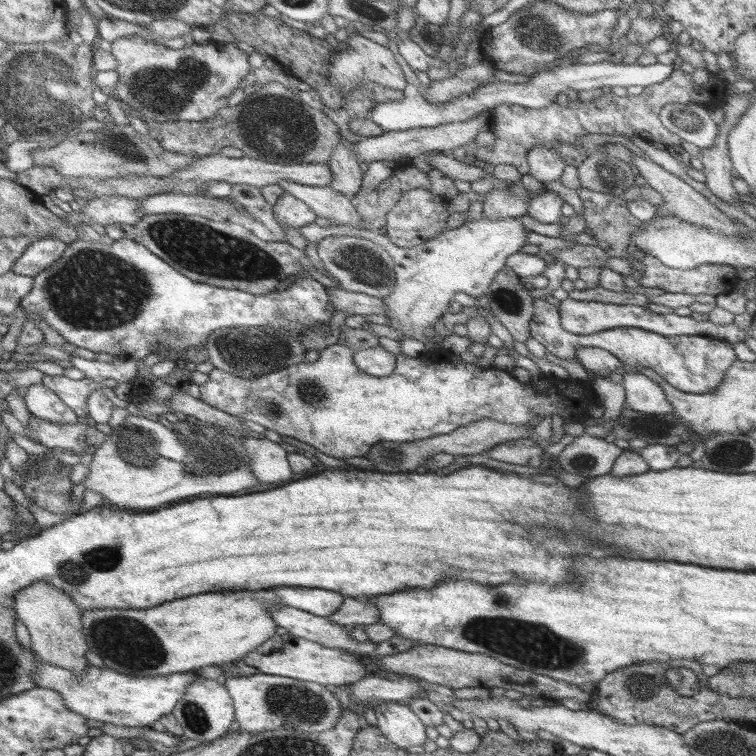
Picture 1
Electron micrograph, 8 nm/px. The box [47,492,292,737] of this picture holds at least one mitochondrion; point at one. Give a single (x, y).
(126, 642)

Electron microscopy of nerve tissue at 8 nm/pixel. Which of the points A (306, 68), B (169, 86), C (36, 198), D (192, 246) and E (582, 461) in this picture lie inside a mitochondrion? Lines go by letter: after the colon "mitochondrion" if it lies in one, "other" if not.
A: other
B: mitochondrion
C: other
D: mitochondrion
E: mitochondrion

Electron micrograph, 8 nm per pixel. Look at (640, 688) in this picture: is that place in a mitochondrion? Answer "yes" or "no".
yes

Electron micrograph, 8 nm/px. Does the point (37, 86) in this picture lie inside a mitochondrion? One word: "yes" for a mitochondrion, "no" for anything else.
yes

